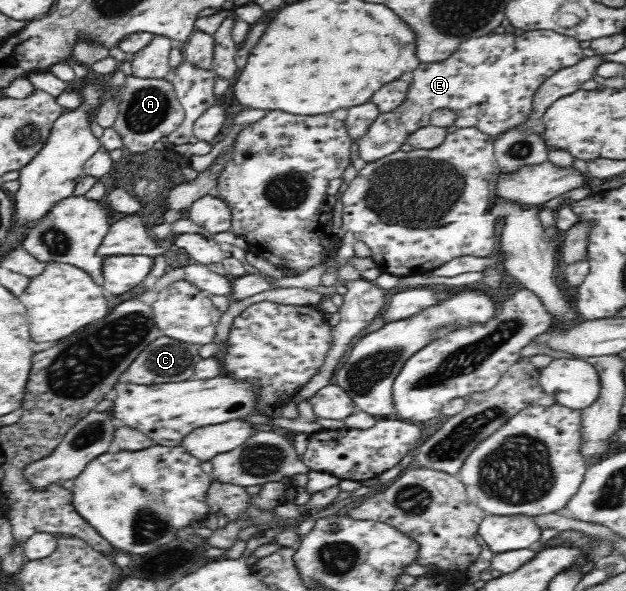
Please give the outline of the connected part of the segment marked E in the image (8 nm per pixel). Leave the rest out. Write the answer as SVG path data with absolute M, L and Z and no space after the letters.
M552 30L523 31L523 34L489 33L462 42L459 48L444 61L421 63L413 71L406 99L391 112L381 112L369 130L359 140L359 157L367 163L377 162L398 152L408 136L428 125L431 112L439 108L453 110L459 128L478 128L489 136L497 136L509 128L519 126L531 112L533 94L551 75L561 68L572 66L585 58L580 42L573 36L565 36Z

